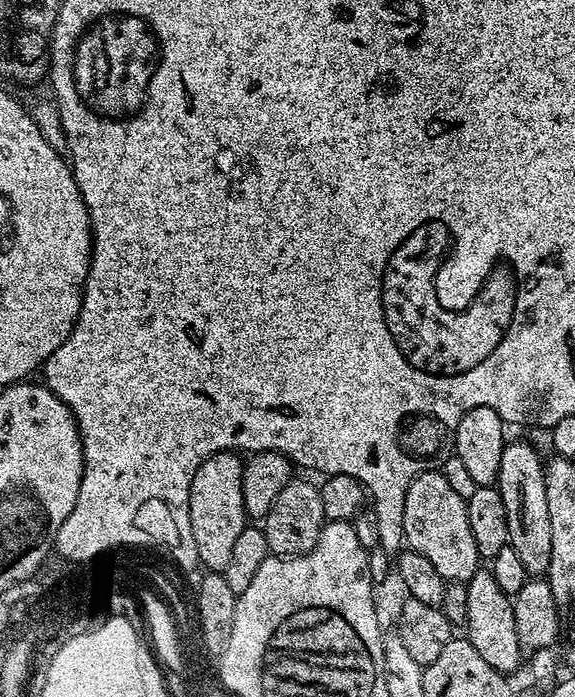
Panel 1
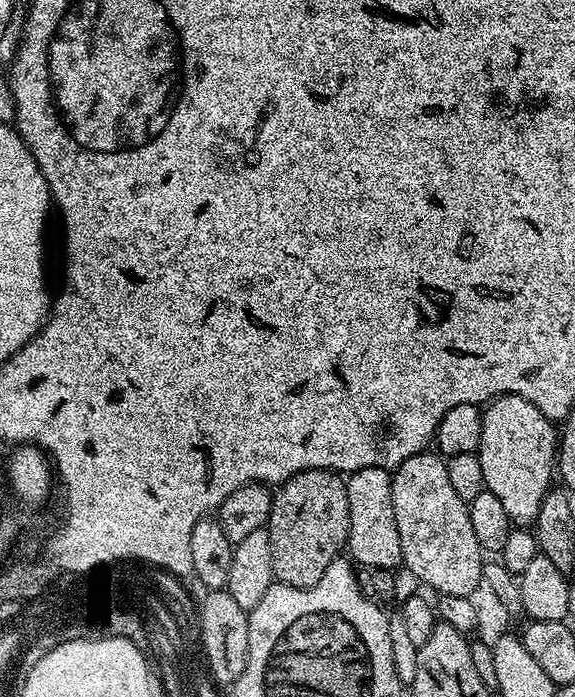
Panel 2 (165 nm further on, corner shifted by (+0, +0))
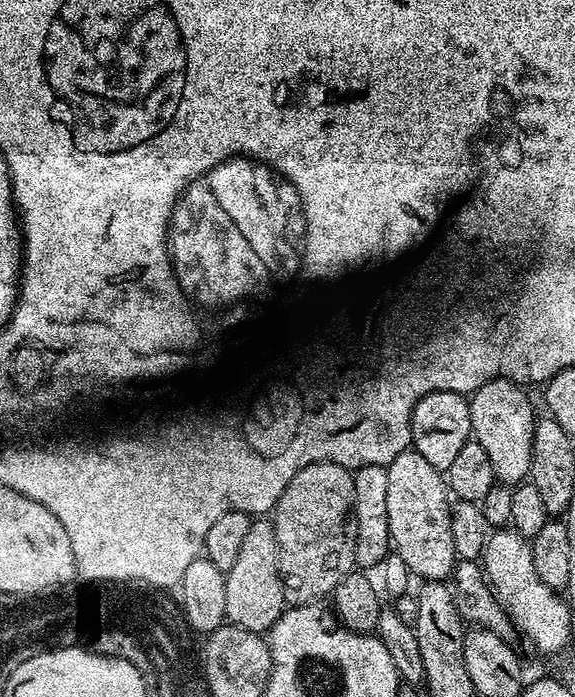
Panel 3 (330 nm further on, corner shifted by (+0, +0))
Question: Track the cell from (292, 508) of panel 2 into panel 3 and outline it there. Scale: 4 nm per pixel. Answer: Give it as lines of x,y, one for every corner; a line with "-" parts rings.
329,460
300,468
270,513
274,538
278,538
284,599
289,605
315,604
331,597
338,582
357,567
352,473
353,469

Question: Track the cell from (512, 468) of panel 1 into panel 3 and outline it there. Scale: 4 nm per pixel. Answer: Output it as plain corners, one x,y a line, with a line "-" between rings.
491,380
471,393
468,402
473,437
482,450
486,450
486,458
490,458
490,466
494,466
497,481
509,486
525,483
532,465
534,426
538,412
532,409
524,392
527,391
512,380

